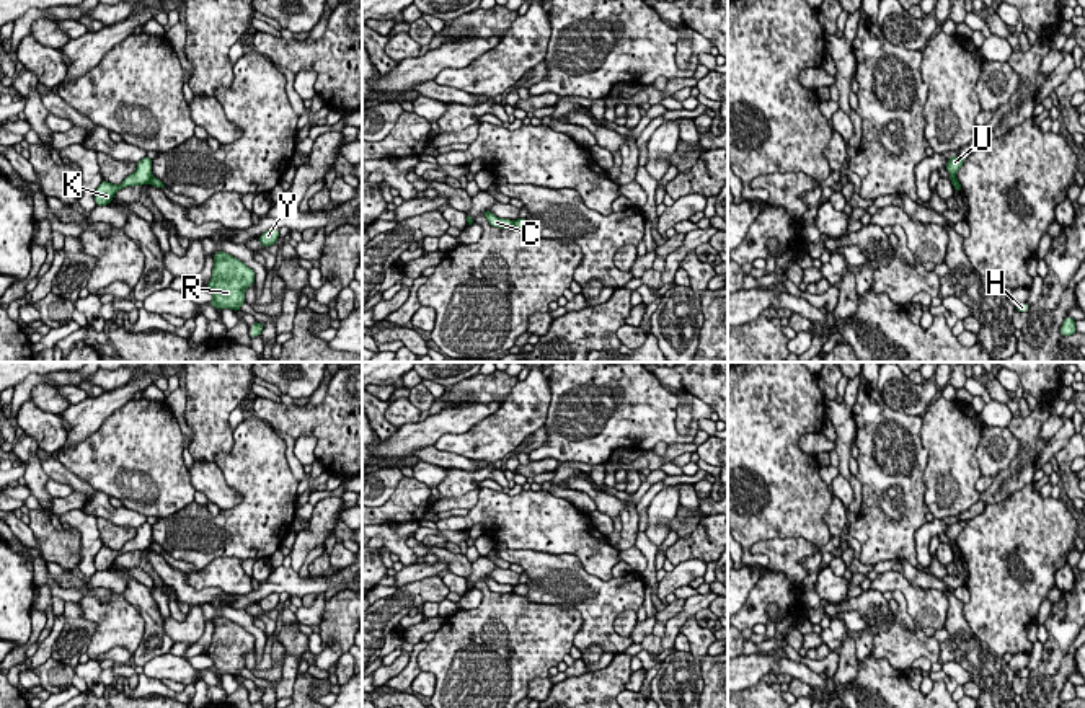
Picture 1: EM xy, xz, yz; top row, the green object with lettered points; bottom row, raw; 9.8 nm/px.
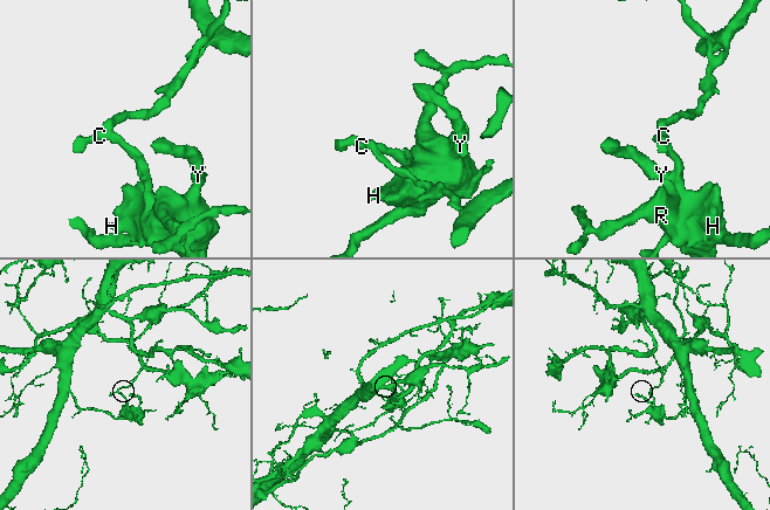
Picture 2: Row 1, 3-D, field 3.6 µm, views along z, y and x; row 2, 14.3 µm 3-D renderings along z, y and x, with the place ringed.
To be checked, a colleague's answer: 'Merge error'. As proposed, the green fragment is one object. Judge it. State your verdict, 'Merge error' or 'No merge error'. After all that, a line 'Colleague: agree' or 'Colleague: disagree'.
Merge error
Colleague: agree

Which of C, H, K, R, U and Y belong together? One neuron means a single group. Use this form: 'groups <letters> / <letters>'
groups C K U / H R Y

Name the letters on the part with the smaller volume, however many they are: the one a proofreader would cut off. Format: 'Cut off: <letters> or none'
Cut off: C, K, U

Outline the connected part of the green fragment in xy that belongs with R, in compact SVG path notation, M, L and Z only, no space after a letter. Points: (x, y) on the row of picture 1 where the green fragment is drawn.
M225 251L214 254L212 277L207 290L214 295L209 302L214 308L241 312L246 302L245 290L255 284L255 271Z

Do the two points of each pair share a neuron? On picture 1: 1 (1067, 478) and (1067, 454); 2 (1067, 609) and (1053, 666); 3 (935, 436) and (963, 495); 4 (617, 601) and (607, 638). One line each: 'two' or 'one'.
1: one
2: one
3: one
4: one

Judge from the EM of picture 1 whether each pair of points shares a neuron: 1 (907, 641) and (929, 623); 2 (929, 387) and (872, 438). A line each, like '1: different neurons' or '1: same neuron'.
1: different neurons
2: different neurons

